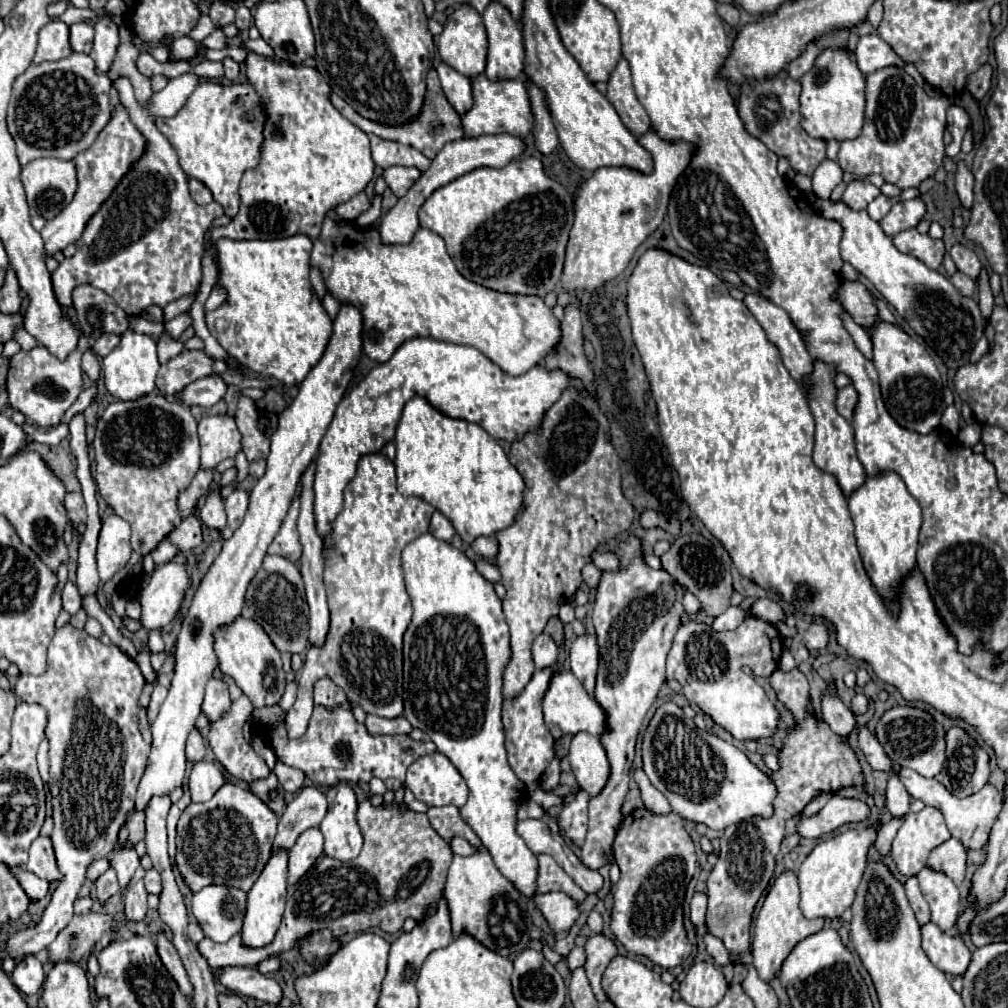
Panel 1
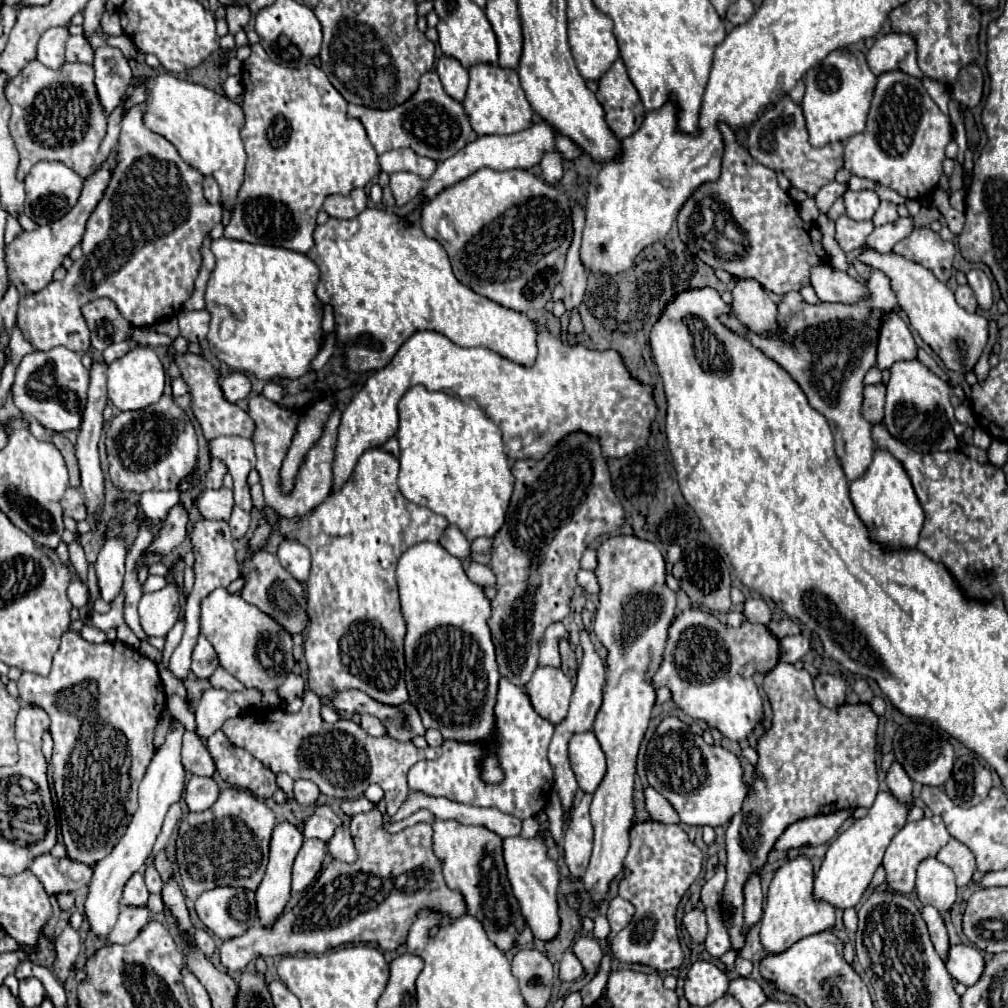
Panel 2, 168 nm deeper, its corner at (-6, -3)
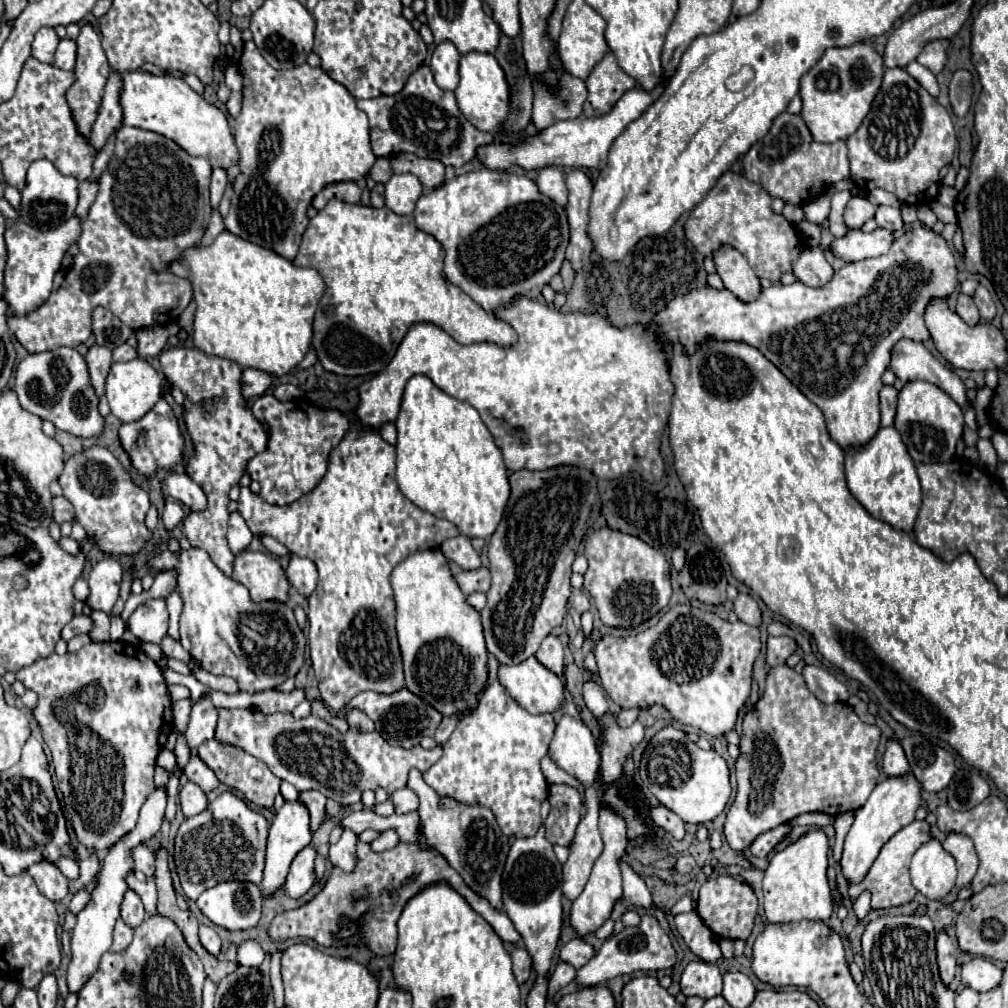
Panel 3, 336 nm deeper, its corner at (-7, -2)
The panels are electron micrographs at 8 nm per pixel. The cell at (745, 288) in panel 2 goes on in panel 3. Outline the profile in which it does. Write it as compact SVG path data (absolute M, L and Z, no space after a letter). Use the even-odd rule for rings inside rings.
M722 247L716 255L716 269L724 281L724 287L734 293L740 301L752 303L758 299L762 285L742 253L730 247Z

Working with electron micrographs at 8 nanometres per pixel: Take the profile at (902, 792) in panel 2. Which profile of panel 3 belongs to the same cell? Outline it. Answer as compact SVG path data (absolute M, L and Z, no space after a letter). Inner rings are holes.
M888 741L886 745L886 753L884 753L884 761L882 761L884 773L888 777L900 777L900 775L908 775L910 765L906 761L906 755L900 747L898 741Z

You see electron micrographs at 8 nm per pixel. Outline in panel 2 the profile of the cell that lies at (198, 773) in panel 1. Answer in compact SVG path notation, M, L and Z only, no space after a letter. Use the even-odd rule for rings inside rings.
M193 776L185 786L185 804L189 812L203 812L215 804L219 796L219 788L213 778Z

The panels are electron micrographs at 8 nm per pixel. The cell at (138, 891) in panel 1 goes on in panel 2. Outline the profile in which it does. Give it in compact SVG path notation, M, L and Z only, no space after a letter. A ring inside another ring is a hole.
M121 908L117 924L113 926L113 930L109 934L109 942L111 944L129 944L147 922L149 922L147 908Z

